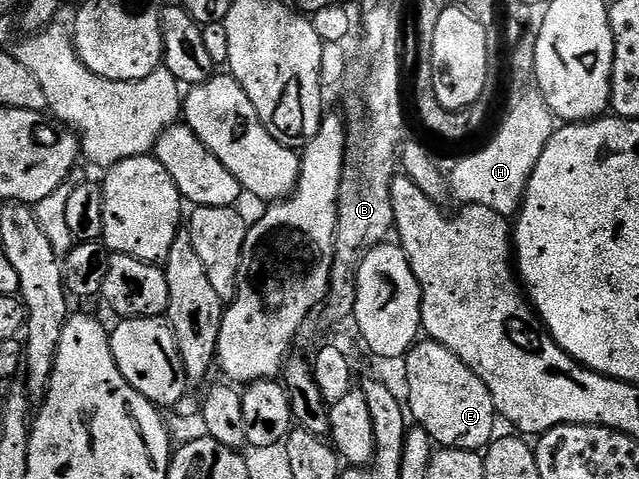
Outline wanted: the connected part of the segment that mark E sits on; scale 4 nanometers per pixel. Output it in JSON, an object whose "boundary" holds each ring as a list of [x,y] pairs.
{"boundary":[[[430,338],[416,343],[407,353],[405,363],[408,388],[405,404],[410,419],[424,428],[440,449],[463,448],[466,452],[486,449],[496,435],[497,413],[485,382],[457,354]]]}

